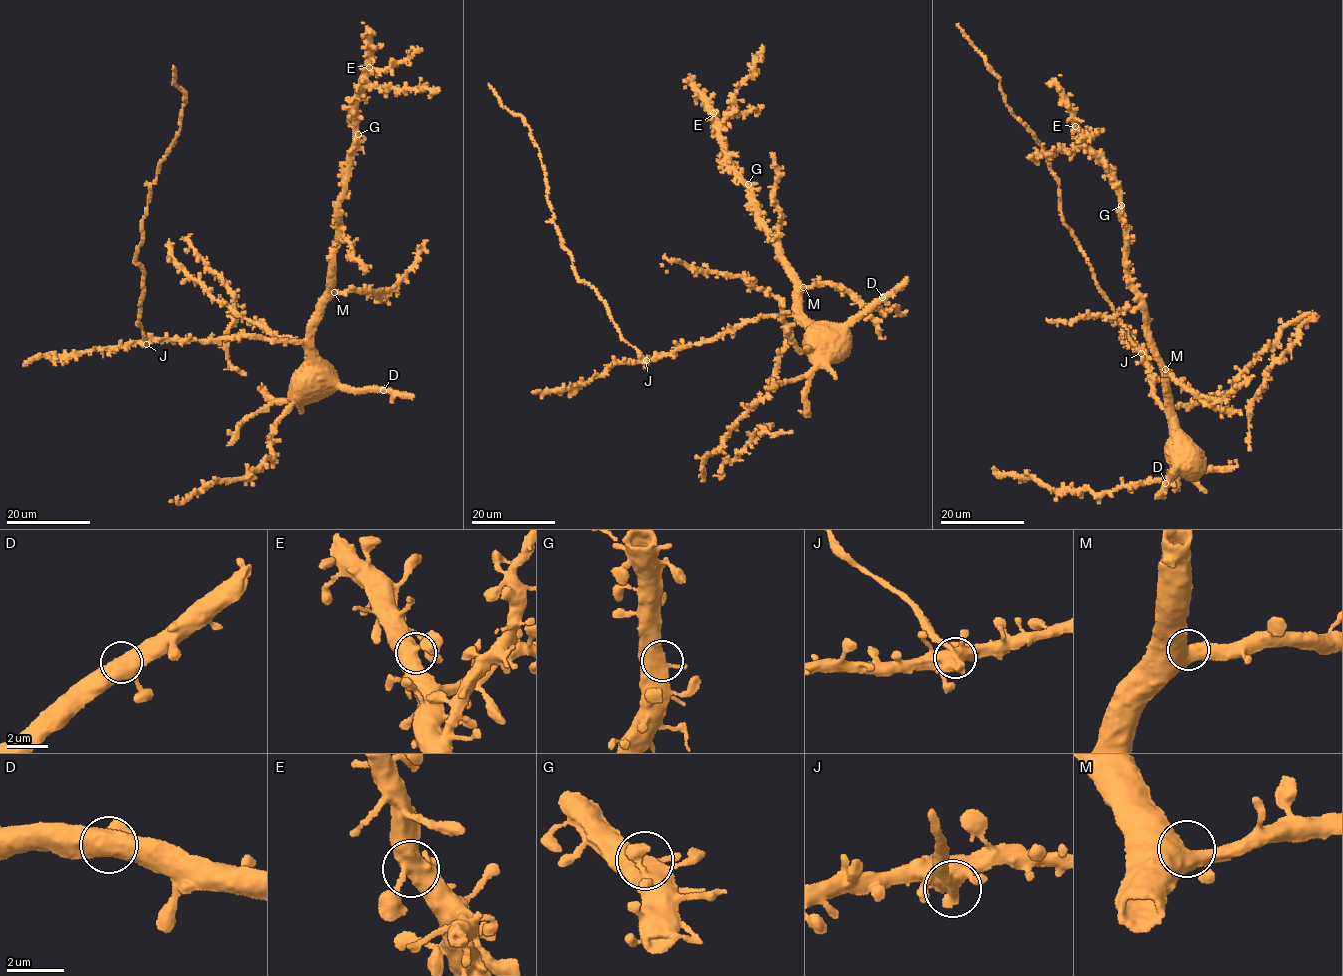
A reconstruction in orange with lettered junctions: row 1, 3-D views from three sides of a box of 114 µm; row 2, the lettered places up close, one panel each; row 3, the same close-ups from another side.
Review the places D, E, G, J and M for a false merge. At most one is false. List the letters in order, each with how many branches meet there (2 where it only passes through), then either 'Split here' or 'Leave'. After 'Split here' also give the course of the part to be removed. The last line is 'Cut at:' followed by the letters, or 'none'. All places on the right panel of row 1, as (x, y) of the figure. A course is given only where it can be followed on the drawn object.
D: Branches: 3. Leave
E: Branches: 3. Leave
G: Branches: 3. Leave
J: Branches: 3. Split here. Course of the part to remove: (1140, 352), (1064, 223), (1058, 179), (1042, 145), (1013, 114), (999, 76), (957, 23)
M: Branches: 3. Leave
Cut at: J

